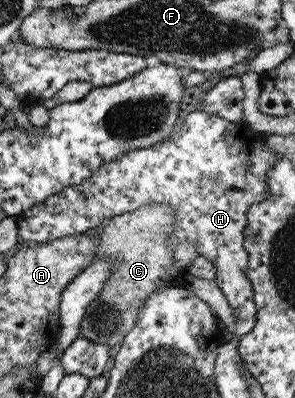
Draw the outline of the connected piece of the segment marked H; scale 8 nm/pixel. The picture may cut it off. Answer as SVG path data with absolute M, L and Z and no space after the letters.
M191 112L187 118L185 118L185 124L179 128L175 128L175 132L169 135L165 140L149 147L148 149L135 149L133 151L125 152L121 157L109 161L105 166L101 167L96 173L93 173L91 177L81 181L81 183L76 185L67 185L57 192L53 196L45 198L43 202L36 204L34 207L25 210L20 216L18 216L17 226L19 229L19 236L26 242L39 243L57 240L57 238L65 238L69 236L75 236L87 232L91 228L99 226L105 218L113 218L137 210L143 206L151 206L153 204L161 204L171 206L175 210L175 223L173 223L173 235L171 235L171 241L169 241L169 248L175 251L175 247L179 244L191 244L197 248L198 256L204 257L215 264L216 278L215 281L218 283L219 288L225 294L229 306L233 308L233 316L235 316L234 322L234 333L232 334L235 339L243 337L248 334L251 330L254 330L255 323L257 323L257 309L255 309L255 301L253 301L253 287L251 281L247 278L248 270L248 254L245 252L245 247L243 246L243 230L247 226L247 210L249 206L257 204L257 202L263 202L267 196L269 196L269 183L267 182L267 170L273 168L273 164L277 162L277 153L271 151L267 145L265 145L266 136L261 136L259 133L255 132L253 128L246 126L243 121L229 122L224 118L221 118L215 114L209 112Z

